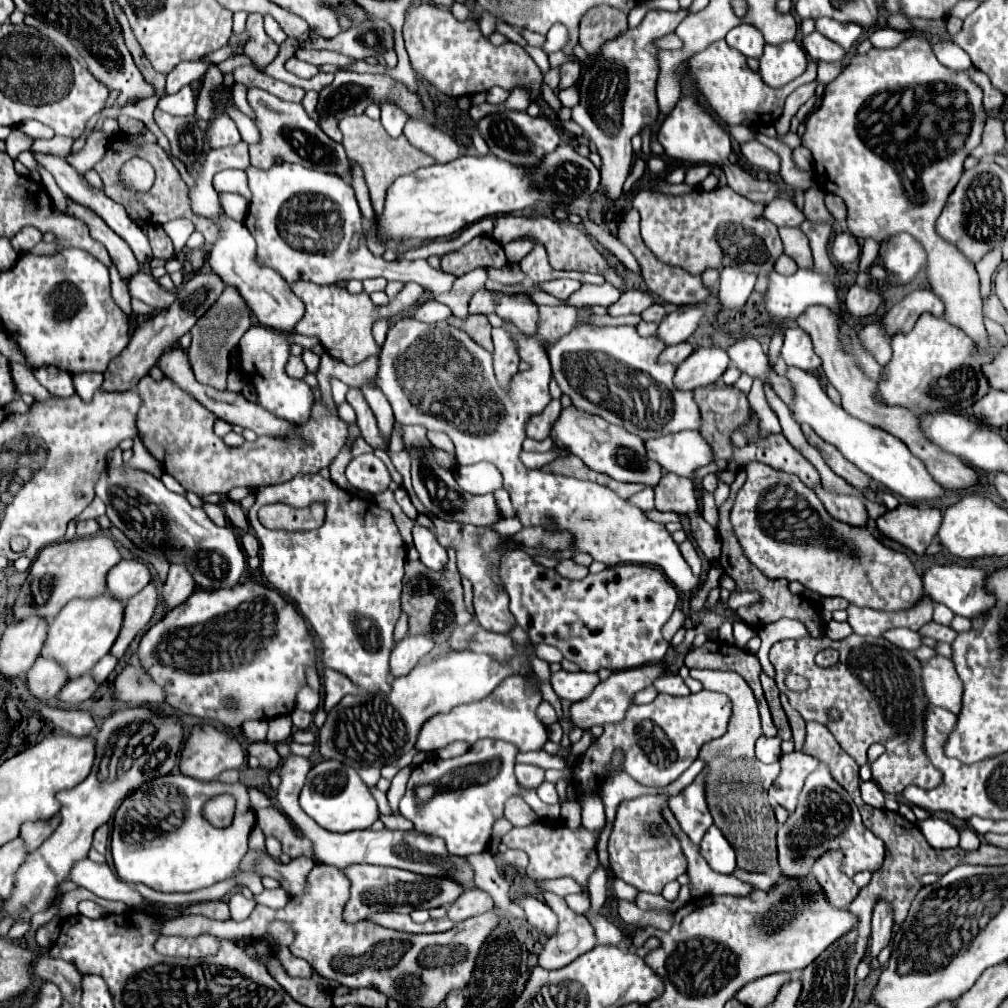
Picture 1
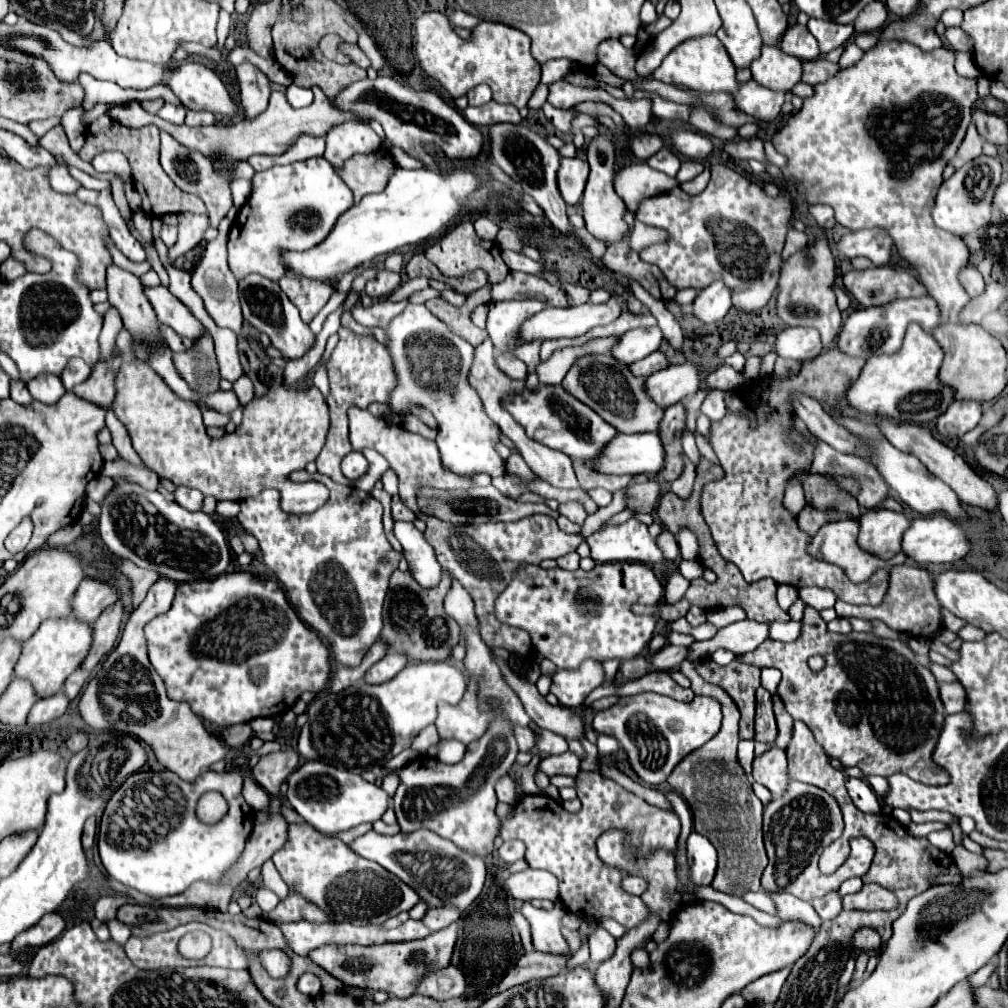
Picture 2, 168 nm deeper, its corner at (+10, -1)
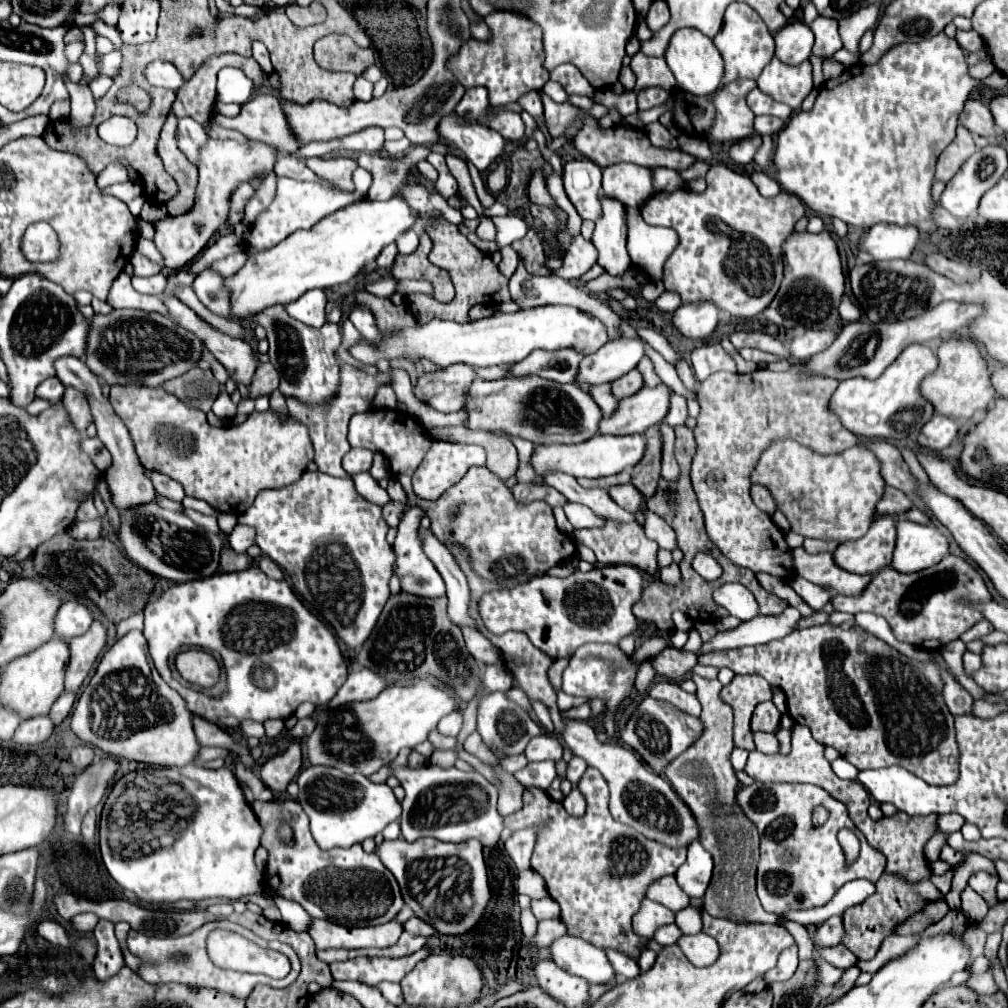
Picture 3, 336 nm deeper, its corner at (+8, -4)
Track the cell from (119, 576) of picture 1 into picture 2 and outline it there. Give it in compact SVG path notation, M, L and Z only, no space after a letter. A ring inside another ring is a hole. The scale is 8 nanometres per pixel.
M84 579L72 597L72 615L84 623L92 623L116 599L118 591L112 583Z

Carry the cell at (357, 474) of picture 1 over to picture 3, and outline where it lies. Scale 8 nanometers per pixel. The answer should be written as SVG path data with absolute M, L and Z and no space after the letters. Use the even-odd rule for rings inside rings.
M352 448L352 450L344 456L342 466L344 466L344 470L346 470L350 476L354 476L354 474L358 474L358 472L366 472L366 470L370 470L370 466L372 466L372 452L370 452L370 450L362 450L362 448Z

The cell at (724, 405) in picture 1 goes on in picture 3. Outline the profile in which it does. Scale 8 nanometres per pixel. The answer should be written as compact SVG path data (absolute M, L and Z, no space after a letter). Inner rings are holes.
M652 426L644 432L646 436L646 458L634 466L632 470L632 484L642 492L644 498L650 498L660 480L660 466L662 466L662 436L660 428Z

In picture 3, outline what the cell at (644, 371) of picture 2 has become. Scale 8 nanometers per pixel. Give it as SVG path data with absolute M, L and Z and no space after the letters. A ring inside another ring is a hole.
M636 368L630 370L628 374L624 374L622 378L618 378L618 380L612 382L612 390L614 390L614 396L616 396L618 400L622 400L622 398L626 398L626 396L632 396L632 394L638 392L642 386L644 386L644 378L642 378L640 370L636 370Z

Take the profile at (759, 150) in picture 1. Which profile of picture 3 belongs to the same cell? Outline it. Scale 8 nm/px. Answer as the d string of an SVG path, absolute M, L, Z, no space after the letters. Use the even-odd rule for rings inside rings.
M756 116L754 118L754 130L756 134L774 134L782 128L782 120L780 118L770 118L770 116Z

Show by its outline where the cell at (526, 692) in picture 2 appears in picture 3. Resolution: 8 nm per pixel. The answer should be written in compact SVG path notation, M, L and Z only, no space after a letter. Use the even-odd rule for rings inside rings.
M574 718L564 720L560 740L574 752L574 756L580 756L588 766L602 772L610 786L610 812L618 822L634 826L646 838L654 838L674 848L688 846L694 838L698 838L698 824L690 808L678 798L674 788L660 774L648 770L630 748L614 742L598 742L594 728L588 722Z

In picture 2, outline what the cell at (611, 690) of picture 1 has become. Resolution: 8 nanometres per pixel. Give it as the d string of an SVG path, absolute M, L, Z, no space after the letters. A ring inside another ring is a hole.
M666 645L664 649L660 649L656 655L650 657L650 663L656 669L674 669L678 667L684 659L688 657L688 647L674 647L674 645Z

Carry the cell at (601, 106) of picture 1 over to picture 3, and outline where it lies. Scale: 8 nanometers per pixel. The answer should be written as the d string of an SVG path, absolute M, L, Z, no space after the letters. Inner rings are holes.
M600 198L602 214L596 220L596 228L592 234L592 244L598 250L598 264L608 274L624 274L626 266L630 266L630 256L626 250L626 208L622 202L614 198Z

